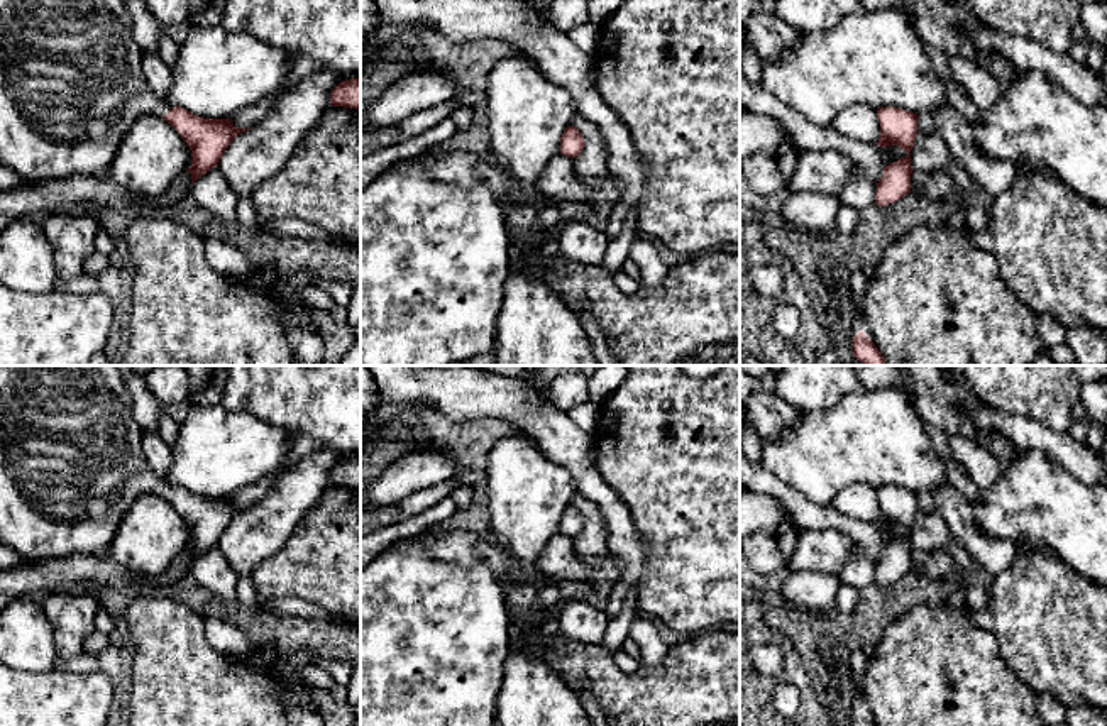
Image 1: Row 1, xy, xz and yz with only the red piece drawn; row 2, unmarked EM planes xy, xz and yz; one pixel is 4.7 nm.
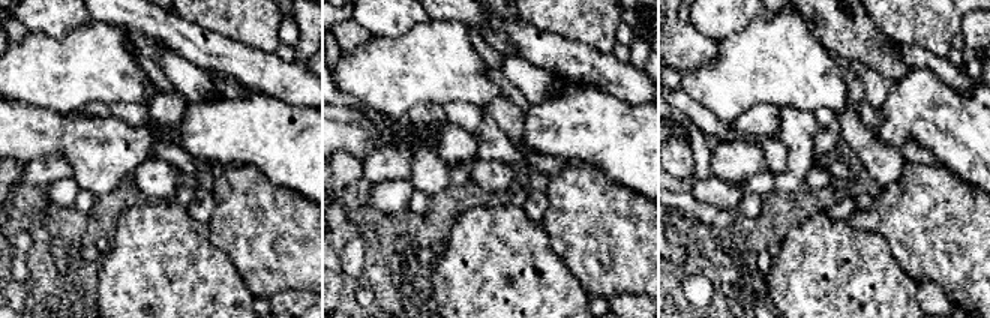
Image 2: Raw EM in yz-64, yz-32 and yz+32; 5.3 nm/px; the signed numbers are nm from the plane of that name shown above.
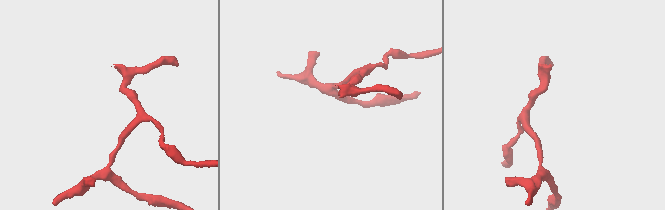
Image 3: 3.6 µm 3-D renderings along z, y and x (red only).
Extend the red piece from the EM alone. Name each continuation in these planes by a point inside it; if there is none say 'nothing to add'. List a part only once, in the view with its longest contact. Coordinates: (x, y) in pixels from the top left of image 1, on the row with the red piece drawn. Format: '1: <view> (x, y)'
1: xy (71, 85)

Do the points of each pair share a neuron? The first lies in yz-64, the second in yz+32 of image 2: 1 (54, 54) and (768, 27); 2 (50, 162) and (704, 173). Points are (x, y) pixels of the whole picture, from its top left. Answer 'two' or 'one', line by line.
1: one
2: two

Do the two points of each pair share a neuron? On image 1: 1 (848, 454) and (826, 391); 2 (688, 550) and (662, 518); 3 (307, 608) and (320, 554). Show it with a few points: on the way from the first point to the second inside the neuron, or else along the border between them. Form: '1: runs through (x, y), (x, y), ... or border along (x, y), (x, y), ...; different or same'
1: border along (862, 388), (845, 393), (826, 408), (801, 413); different
2: runs through (686, 542), (671, 527); same
3: border along (269, 598), (305, 598), (334, 613), (342, 621); different

